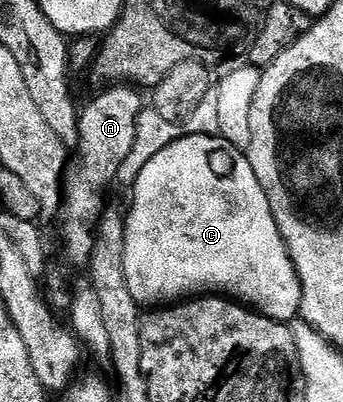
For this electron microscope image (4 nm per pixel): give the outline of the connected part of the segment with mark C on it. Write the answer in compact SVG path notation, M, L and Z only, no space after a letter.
M214 134L201 136L183 135L179 140L164 147L154 158L140 170L140 178L132 189L134 205L126 216L126 249L124 250L124 278L128 282L128 290L132 290L132 298L140 306L170 306L175 302L185 302L191 298L202 298L207 294L229 298L261 316L267 316L273 320L290 322L301 313L302 310L302 283L296 274L296 266L286 249L284 238L276 226L276 218L272 218L272 210L268 206L268 198L256 178L256 174L250 165L250 159L245 151L235 148L233 144Z

